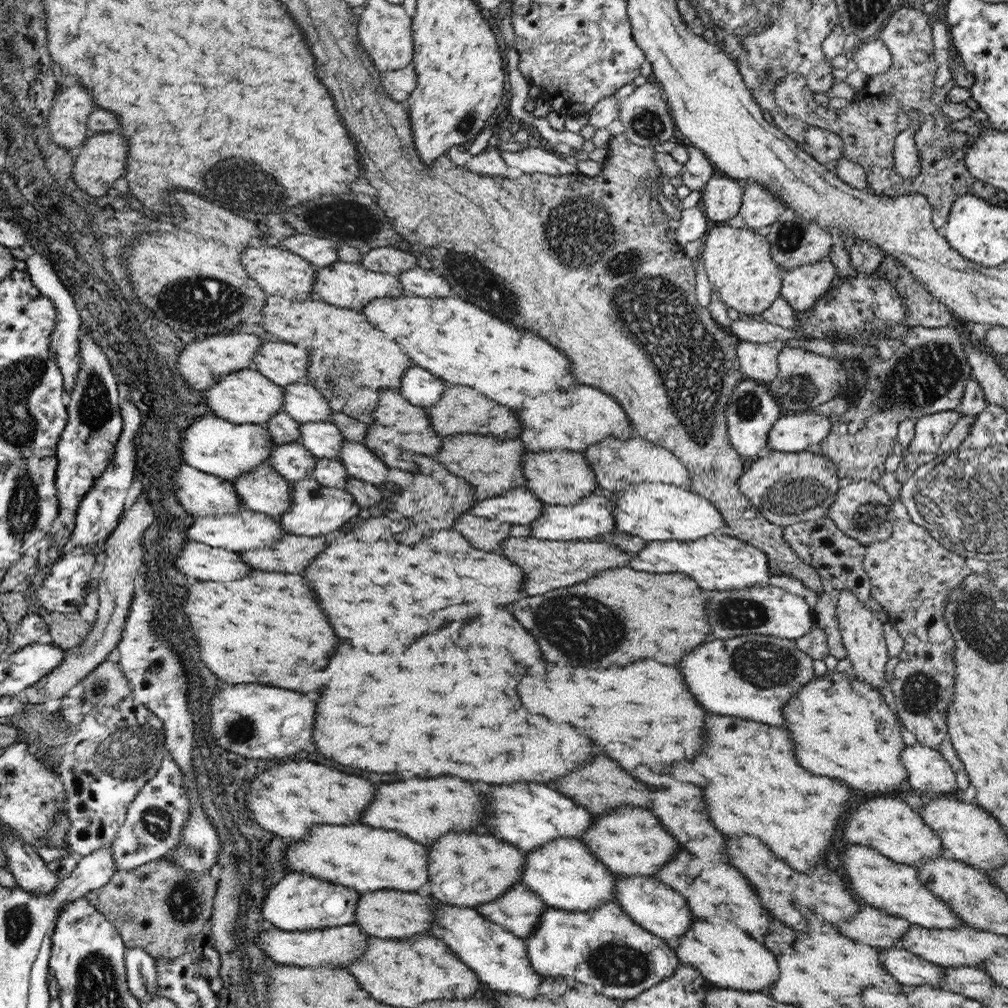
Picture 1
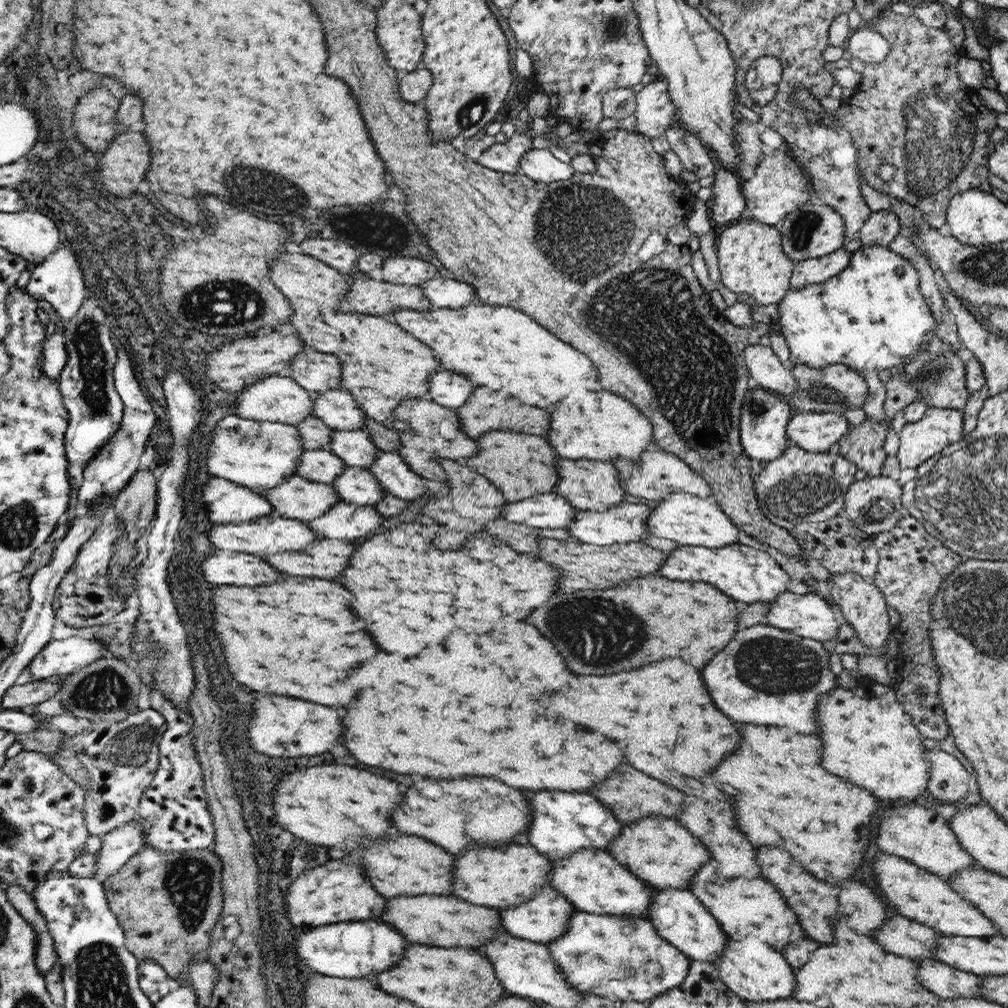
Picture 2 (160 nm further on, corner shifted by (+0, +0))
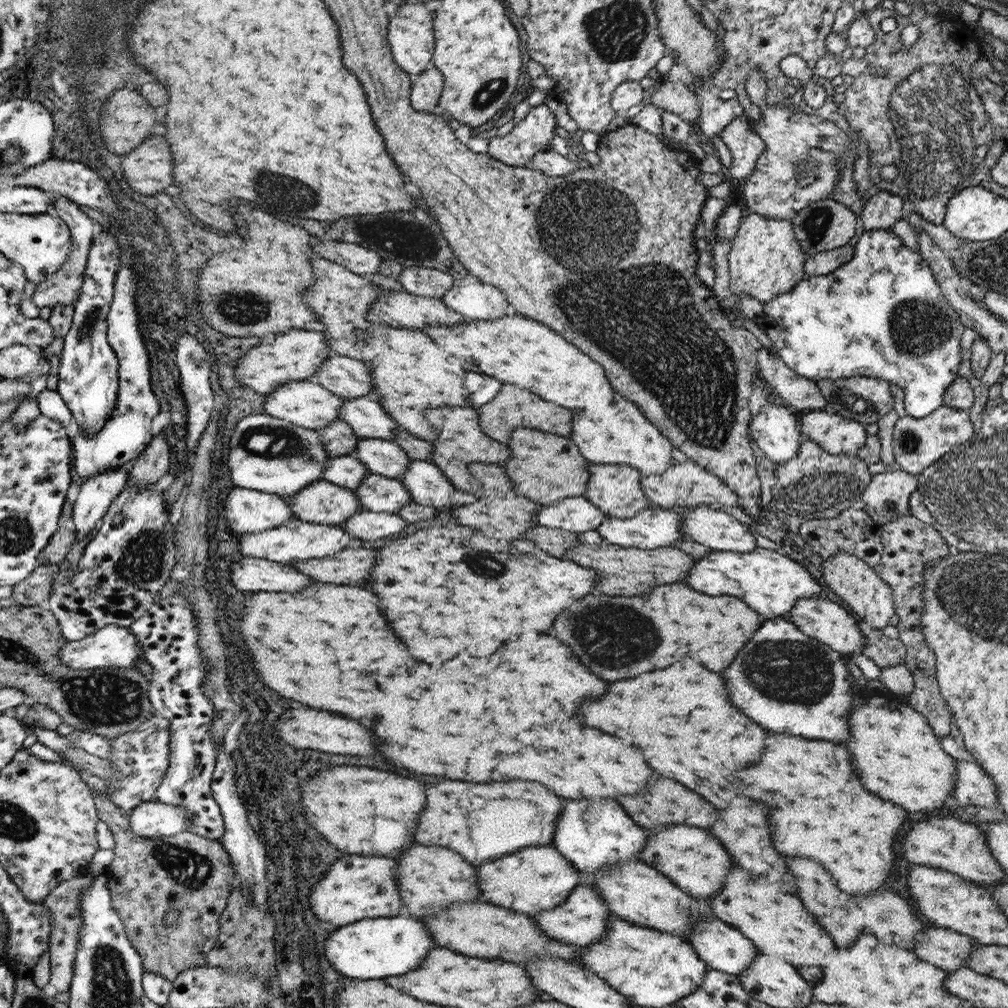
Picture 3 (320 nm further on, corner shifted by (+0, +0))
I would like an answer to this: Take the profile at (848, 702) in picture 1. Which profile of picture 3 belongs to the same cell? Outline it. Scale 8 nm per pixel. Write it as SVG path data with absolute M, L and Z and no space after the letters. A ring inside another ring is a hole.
M891 694L889 697L880 697L876 695L866 703L851 708L849 729L851 737L850 740L848 740L848 751L852 752L852 764L854 764L854 768L856 768L856 774L858 774L860 780L862 780L862 784L870 792L874 792L874 794L878 794L880 798L905 808L909 813L912 812L914 816L923 814L922 812L924 812L924 810L938 810L938 808L942 808L942 806L950 800L950 797L953 796L957 781L957 762L942 749L942 746L940 745L941 738L935 736L935 732L932 730L930 723L928 723L926 718L923 717L923 714L916 712L916 710L910 707L903 697L896 694Z

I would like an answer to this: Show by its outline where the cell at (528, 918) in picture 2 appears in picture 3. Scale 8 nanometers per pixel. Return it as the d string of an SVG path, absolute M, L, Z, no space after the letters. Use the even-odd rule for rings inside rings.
M578 886L560 907L531 915L535 920L534 924L538 924L538 928L546 933L550 940L579 947L600 941L606 934L611 916L613 912L608 909L602 896L598 896L598 892L592 886Z

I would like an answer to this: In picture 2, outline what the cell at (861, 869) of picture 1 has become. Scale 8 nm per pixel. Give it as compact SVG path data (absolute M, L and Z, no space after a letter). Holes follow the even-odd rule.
M880 854L871 867L878 884L878 890L880 890L881 899L886 900L888 906L894 906L898 910L898 914L919 922L919 924L924 924L926 927L932 928L934 932L940 932L943 936L990 937L998 935L993 922L986 918L978 908L974 908L968 900L962 900L962 896L958 896L954 890L950 890L945 878L918 868L899 856L890 854Z

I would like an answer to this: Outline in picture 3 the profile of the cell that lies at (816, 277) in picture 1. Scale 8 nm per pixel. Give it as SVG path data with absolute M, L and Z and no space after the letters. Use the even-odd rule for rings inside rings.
M844 245L834 250L824 251L805 259L803 272L807 277L830 275L843 264L850 262L853 257L854 247Z

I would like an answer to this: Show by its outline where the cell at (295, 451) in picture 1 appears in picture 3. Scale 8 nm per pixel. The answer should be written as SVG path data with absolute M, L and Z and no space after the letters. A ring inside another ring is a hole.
M350 455L329 458L325 464L325 479L352 491L361 486L369 473L364 463Z

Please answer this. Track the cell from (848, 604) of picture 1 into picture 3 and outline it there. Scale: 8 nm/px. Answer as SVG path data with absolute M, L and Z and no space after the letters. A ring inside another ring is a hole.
M838 551L830 560L823 562L822 569L826 584L833 590L858 618L876 629L888 626L888 621L895 614L893 592L890 585L884 582L875 567L869 567L862 559L846 551Z

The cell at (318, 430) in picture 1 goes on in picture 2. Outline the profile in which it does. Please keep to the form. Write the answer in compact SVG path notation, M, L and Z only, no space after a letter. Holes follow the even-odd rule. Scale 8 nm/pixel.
M335 430L326 449L338 456L348 467L368 469L377 459L377 444L367 430Z

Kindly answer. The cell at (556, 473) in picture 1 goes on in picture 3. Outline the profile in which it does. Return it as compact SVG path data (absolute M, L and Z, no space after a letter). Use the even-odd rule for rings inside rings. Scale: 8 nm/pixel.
M590 464L590 478L584 497L599 506L608 517L630 519L643 508L650 506L649 497L641 486L642 474L628 465Z

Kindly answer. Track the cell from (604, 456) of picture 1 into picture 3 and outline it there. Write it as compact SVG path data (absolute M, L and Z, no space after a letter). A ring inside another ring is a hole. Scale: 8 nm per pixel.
M673 460L673 466L662 474L642 475L641 486L644 488L649 502L653 506L669 506L675 509L678 506L698 506L706 504L713 506L722 504L722 506L736 506L739 504L739 496L722 480L711 472L708 472L703 466L690 460L679 463Z

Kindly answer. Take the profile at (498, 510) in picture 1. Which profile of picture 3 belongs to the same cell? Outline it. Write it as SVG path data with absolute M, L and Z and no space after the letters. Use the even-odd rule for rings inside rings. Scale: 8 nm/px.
M582 496L541 505L534 518L539 526L579 533L596 531L608 516L599 506Z

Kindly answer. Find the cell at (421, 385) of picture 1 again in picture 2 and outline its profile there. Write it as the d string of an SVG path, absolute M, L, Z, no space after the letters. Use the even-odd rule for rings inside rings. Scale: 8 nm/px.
M442 370L434 376L430 376L429 393L425 398L438 406L458 409L466 404L466 400L469 400L468 396L472 390L474 390L474 384L470 380L466 380L460 374Z

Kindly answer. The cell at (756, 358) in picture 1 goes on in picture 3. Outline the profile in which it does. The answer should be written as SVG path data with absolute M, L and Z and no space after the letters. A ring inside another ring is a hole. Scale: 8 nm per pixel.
M766 350L757 351L757 365L758 370L762 373L760 376L772 394L775 396L776 401L783 403L785 406L789 406L793 411L801 414L805 411L819 411L825 410L826 398L822 395L822 392L818 390L815 381L800 376L797 372L794 372L787 364L784 364L778 356L772 356L768 354Z

